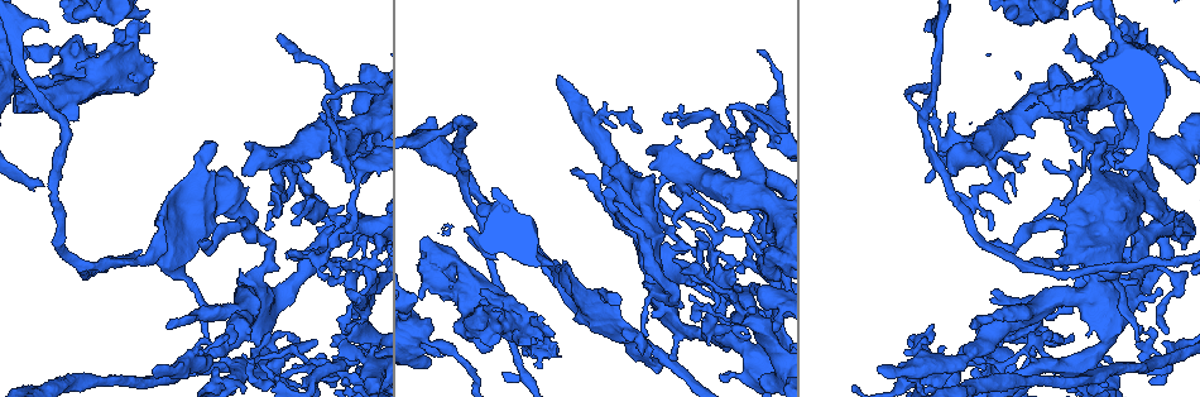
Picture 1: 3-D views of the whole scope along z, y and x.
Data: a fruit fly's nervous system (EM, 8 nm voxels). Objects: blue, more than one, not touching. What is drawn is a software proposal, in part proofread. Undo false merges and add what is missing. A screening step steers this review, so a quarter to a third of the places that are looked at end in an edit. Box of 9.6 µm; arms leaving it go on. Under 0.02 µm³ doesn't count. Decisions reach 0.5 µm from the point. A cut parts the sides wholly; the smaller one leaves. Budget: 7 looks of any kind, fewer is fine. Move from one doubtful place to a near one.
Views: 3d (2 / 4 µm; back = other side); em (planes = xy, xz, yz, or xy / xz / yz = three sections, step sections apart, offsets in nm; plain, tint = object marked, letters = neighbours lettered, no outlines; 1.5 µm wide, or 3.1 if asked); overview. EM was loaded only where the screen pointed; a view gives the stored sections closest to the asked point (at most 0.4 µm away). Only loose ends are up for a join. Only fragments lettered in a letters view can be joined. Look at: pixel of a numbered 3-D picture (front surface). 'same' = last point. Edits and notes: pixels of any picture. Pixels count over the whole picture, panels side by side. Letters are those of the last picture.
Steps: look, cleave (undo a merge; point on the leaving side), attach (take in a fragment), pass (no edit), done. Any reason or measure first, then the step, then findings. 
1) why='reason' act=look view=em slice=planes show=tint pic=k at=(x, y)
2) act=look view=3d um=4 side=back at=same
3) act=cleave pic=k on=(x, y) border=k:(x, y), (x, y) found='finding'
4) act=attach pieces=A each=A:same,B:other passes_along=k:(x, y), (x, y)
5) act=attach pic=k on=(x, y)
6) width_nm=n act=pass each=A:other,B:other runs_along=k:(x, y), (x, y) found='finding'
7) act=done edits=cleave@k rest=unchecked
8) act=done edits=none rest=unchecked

why='free end' act=look view=em slice=yz step=8 show=letters pic=1 at=(451, 124)

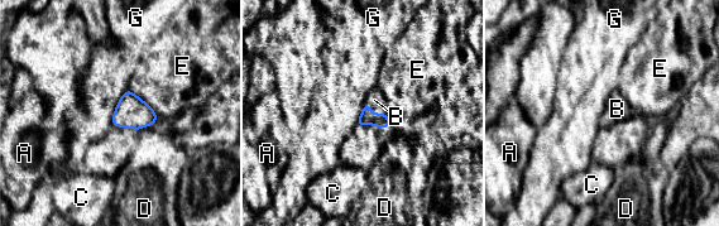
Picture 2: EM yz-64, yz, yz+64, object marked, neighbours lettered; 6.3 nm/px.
act=attach pieces=B each=A:other,B:same,C:other,D:other,E:other,G:other passes_along=2:(367, 118), (374, 112), (374, 100) found='it goes on there'

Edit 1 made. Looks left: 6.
why='stops while still wide' act=look view=em slice=planes show=letters pic=1 at=(431, 359)

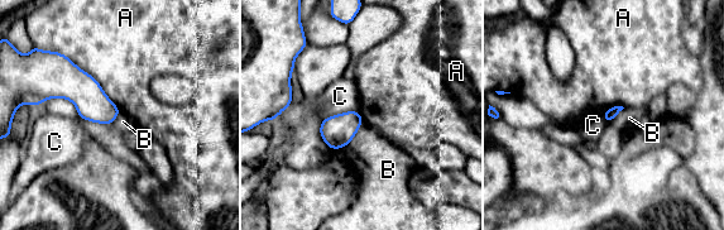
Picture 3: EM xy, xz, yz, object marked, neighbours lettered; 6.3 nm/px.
act=pass each=A:other,B:other,C:other border=3:(58, 51), (89, 72), (120, 110) found='none of them fits'

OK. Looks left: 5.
act=look view=em slice=yz step=8 show=tint pic=1 at=(1141, 230)

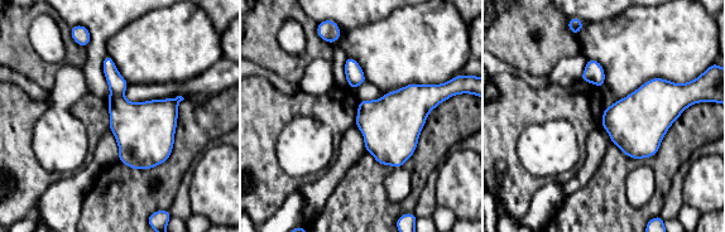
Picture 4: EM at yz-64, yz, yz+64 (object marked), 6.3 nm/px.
act=look view=em slice=planes show=tint at=same

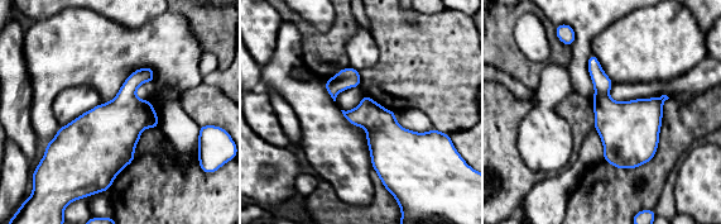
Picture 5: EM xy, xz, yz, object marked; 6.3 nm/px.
act=look view=em slice=planes show=letters at=same

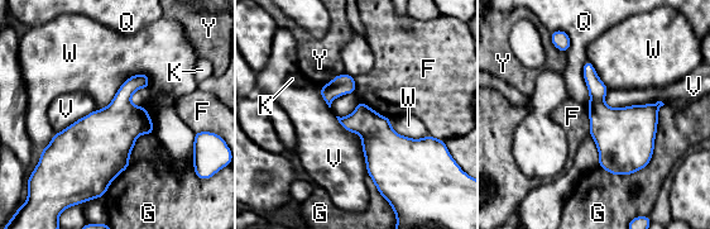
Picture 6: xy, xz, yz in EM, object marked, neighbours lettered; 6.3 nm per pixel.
act=pass each=F:other,G:other,K:other,Q:other,V:other,W:other,Y:other border=6:(148, 75), (129, 76), (96, 110) found='continuous, no second neuron'

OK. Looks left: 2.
act=done edits=attach@2 rest=unchecked

